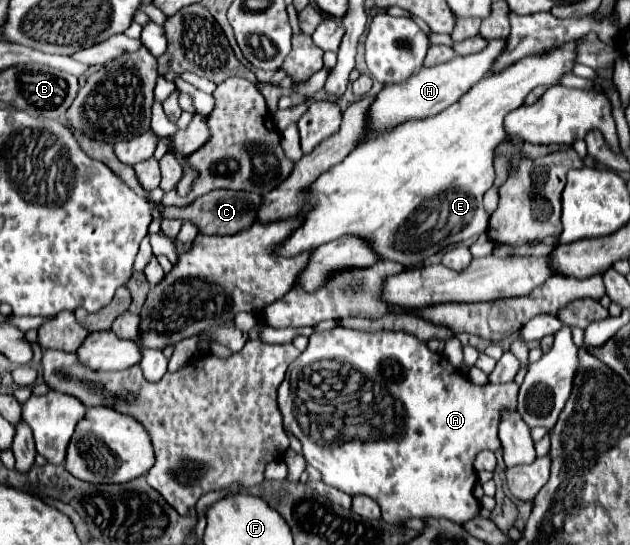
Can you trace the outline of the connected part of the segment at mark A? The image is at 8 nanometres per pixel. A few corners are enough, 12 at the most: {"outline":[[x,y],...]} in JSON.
{"outline":[[314,331],[278,387],[326,485],[476,517],[514,381],[412,333]]}

